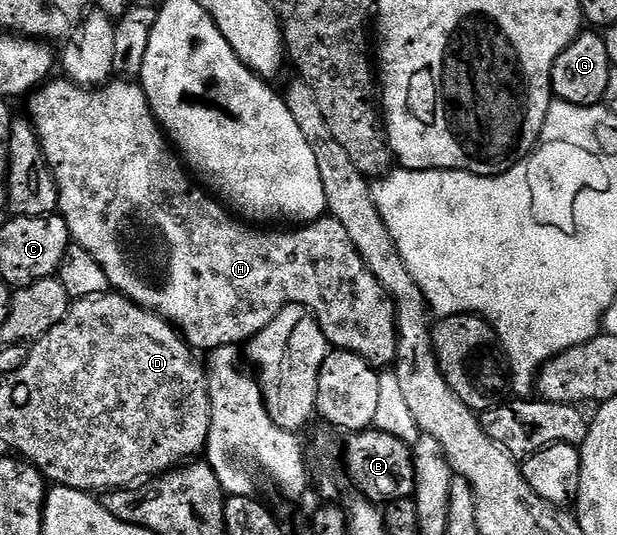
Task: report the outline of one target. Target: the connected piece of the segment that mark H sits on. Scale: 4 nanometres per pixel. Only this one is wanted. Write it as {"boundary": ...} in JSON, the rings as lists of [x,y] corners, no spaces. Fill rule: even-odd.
{"boundary":[[[66,79],[55,80],[48,80],[46,84],[30,94],[31,102],[27,105],[28,111],[31,112],[29,120],[37,131],[47,165],[55,177],[59,192],[58,216],[65,219],[71,232],[72,242],[85,247],[85,251],[89,251],[89,255],[93,255],[93,259],[101,263],[101,271],[109,275],[109,283],[114,292],[170,323],[195,351],[200,351],[199,349],[210,351],[226,345],[242,346],[258,335],[273,320],[278,310],[284,309],[287,305],[303,305],[311,310],[317,323],[323,328],[328,346],[361,355],[376,367],[387,367],[394,362],[395,304],[392,303],[391,296],[377,283],[369,267],[365,267],[357,247],[353,247],[349,235],[345,235],[345,227],[341,227],[334,217],[324,215],[318,221],[312,221],[302,227],[287,227],[291,229],[285,230],[284,233],[270,233],[267,229],[250,229],[247,226],[250,224],[236,219],[226,208],[223,210],[213,198],[206,197],[199,189],[191,189],[191,181],[187,178],[188,170],[184,162],[173,152],[168,138],[161,132],[155,117],[152,116],[142,85],[131,79],[112,79],[102,87],[84,87],[74,85]]]}

